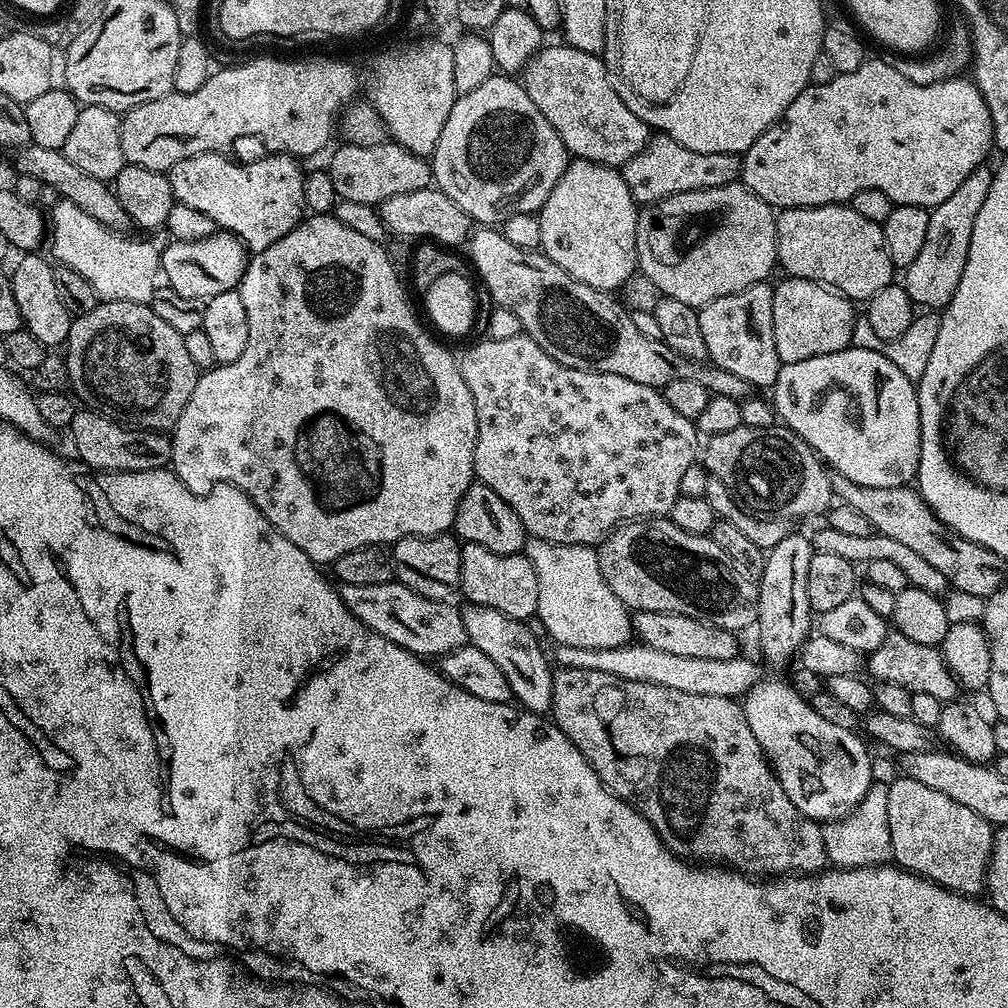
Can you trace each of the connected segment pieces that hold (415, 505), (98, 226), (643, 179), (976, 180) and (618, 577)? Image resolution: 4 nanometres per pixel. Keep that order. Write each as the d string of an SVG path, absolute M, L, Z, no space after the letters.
M312 214L307 218L301 219L296 227L290 229L282 238L278 238L278 242L266 246L266 250L255 253L255 255L249 259L248 265L244 268L244 276L240 279L238 285L238 291L242 298L242 306L246 308L246 326L248 327L246 350L242 350L242 354L238 354L238 358L234 362L230 362L229 364L216 364L207 369L207 371L197 379L194 390L190 394L190 398L186 402L182 414L177 418L170 432L172 442L171 471L175 472L176 477L179 478L191 492L197 494L209 492L213 484L233 484L235 488L241 488L244 492L248 493L248 497L250 497L256 504L256 507L260 509L260 515L271 522L272 527L275 528L277 532L281 532L291 544L298 546L298 550L302 550L320 566L324 566L327 560L328 563L334 562L342 554L346 554L355 548L364 548L368 544L386 544L391 546L395 544L397 540L401 540L407 536L445 535L445 533L455 525L456 514L461 511L462 501L467 497L468 489L471 488L474 483L472 463L474 462L474 446L476 445L476 435L478 434L478 418L474 410L474 398L462 378L457 357L455 355L451 356L451 354L435 340L437 337L433 335L427 327L424 329L423 326L420 325L420 320L416 317L416 312L412 309L412 304L408 301L407 294L404 293L404 284L400 281L400 276L396 273L396 268L392 265L391 258L388 257L380 247L381 245L377 243L377 241L364 237L358 230L348 228L341 221L336 220L332 214Z
M60 198L50 212L50 244L52 252L63 267L74 270L86 278L101 301L125 300L135 304L148 304L158 280L158 252L140 240L131 240L119 231L107 228L102 222L90 218L86 210L74 202Z
M656 134L648 141L648 145L634 158L625 160L622 165L622 175L630 194L637 205L651 206L683 192L710 190L718 186L737 183L742 172L742 160L739 155L702 154L694 150L686 150L678 142L668 136Z
M988 166L976 168L968 175L966 182L962 182L962 186L958 186L958 190L954 190L954 194L946 198L946 202L937 204L931 209L930 227L926 229L926 242L922 245L918 258L914 258L914 262L910 262L910 266L902 272L903 286L906 294L912 299L913 305L920 307L921 304L921 309L924 310L943 310L954 298L954 290L958 290L962 270L966 270L966 258L970 254L970 234L974 230L974 218L978 218L978 210L982 210L982 202L986 202L986 194L990 194L992 173L993 169Z
M649 518L639 522L621 524L599 545L598 559L604 580L614 590L616 597L629 610L670 612L674 615L689 616L724 629L733 634L740 634L743 628L757 623L757 597L743 596L736 589L738 577L735 566L728 560L723 550L712 541L710 535L695 536L686 534L686 530L678 530L667 518Z

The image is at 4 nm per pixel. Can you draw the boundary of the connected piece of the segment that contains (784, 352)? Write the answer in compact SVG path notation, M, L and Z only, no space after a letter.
M784 278L772 289L774 298L774 346L781 365L793 364L849 347L852 340L853 301L815 280Z

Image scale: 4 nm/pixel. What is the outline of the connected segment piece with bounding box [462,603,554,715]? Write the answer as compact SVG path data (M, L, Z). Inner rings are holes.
M465 603L462 608L468 644L482 650L502 674L506 674L506 682L510 682L510 690L515 703L527 711L543 715L552 706L553 667L549 657L544 656L535 636L528 630L527 623L510 618L493 608Z

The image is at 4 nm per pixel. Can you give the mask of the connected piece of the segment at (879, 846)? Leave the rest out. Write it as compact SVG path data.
M873 783L863 802L851 815L839 821L831 821L823 827L824 849L831 865L843 870L884 866L893 861L889 815L886 809L888 797L888 787L885 783Z

